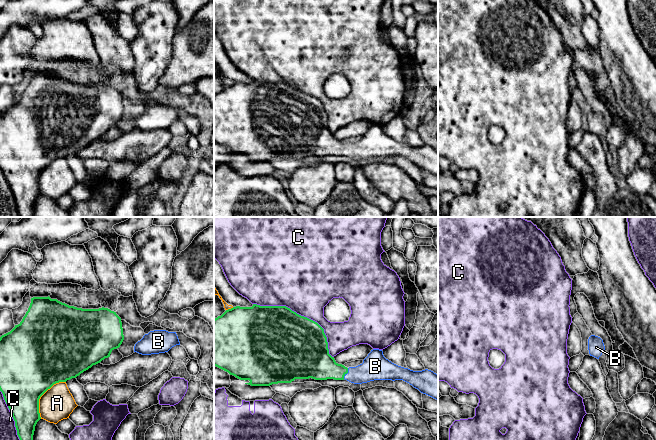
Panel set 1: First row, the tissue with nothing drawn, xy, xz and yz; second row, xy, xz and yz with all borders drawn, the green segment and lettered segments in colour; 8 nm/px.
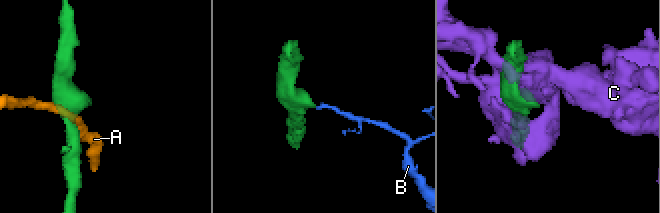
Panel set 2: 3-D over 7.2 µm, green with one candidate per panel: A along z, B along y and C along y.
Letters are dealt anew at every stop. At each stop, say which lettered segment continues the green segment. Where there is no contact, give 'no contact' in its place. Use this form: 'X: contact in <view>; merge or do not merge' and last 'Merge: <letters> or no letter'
A: contact in xy; do not merge
B: contact in xz; merge
C: contact in xz; do not merge
Merge: B

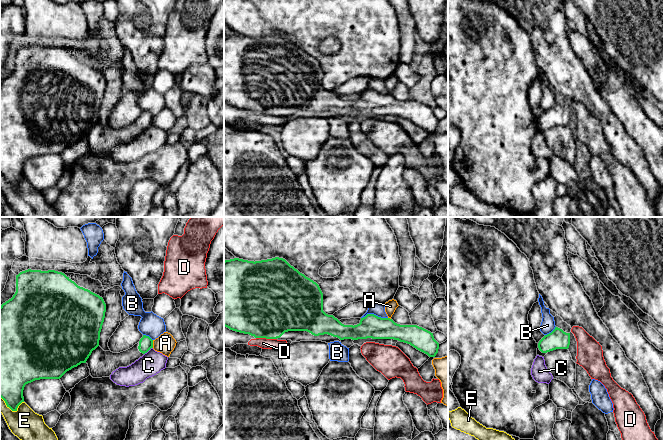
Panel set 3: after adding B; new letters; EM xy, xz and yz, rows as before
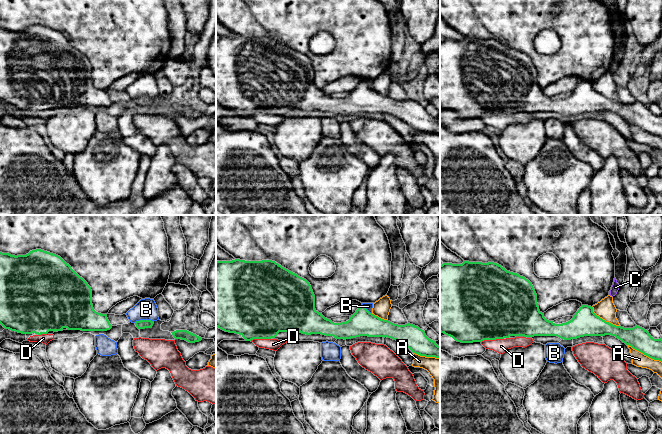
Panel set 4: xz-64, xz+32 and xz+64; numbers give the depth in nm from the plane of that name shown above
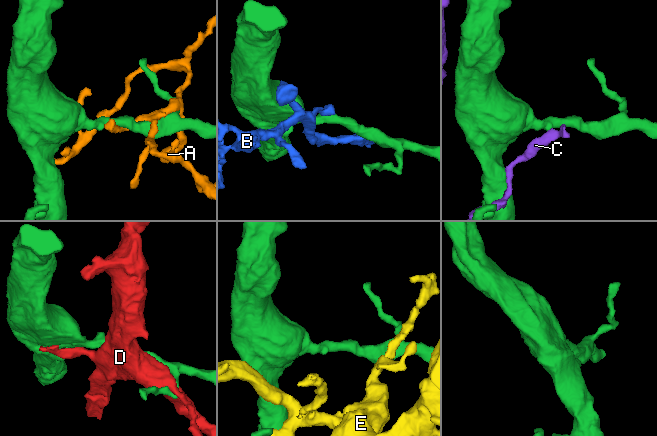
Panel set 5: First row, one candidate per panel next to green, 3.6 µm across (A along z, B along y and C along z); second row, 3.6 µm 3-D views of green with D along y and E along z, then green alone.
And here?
A: contact in xy; do not merge
B: contact in xz; do not merge
C: contact in xy; do not merge
D: contact in xz; do not merge
E: contact in xy; do not merge
Merge: no letter

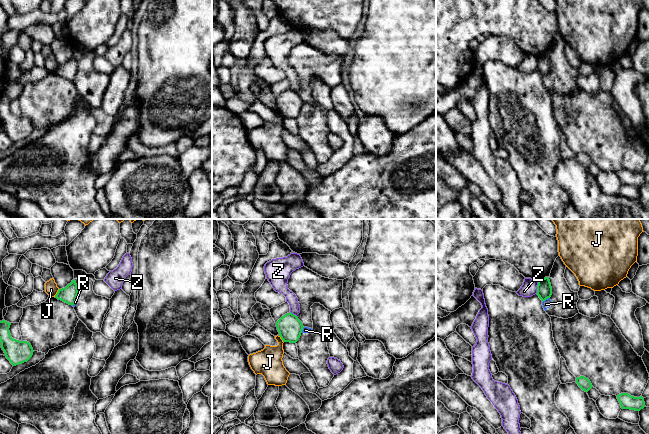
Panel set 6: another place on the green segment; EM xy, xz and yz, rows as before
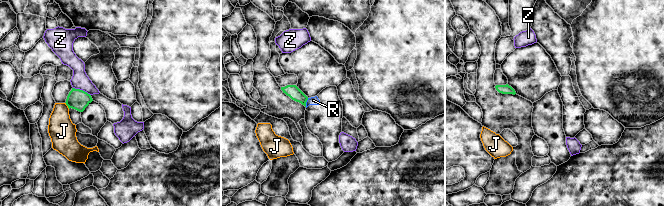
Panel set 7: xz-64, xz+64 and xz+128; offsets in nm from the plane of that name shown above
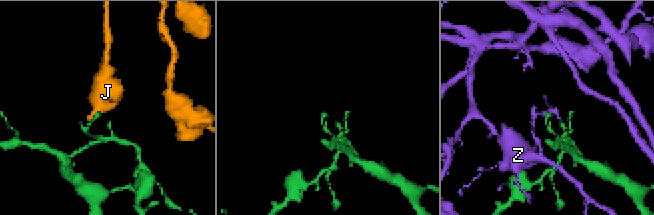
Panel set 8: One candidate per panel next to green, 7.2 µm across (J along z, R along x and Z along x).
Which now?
J: contact in xy; do not merge
R: contact in yz; do not merge
Z: contact in yz; do not merge
Merge: no letter

